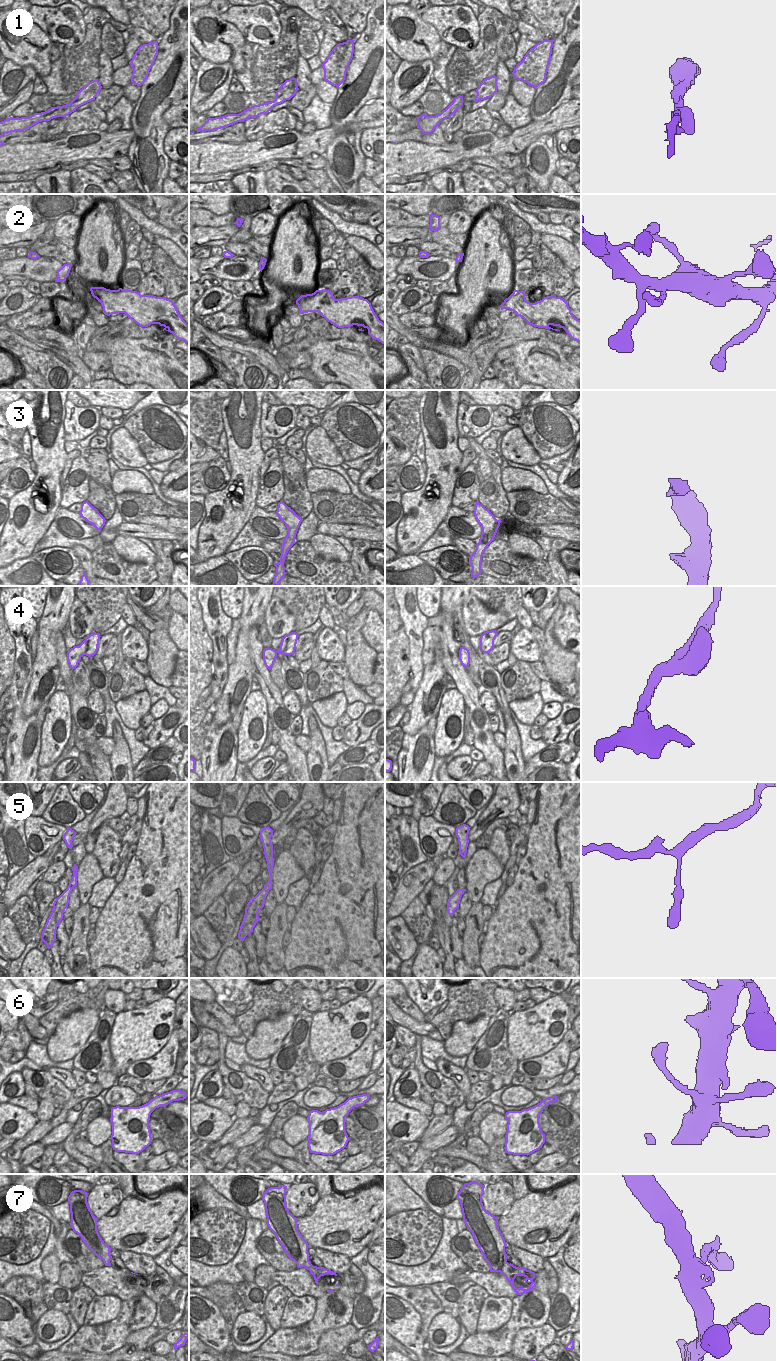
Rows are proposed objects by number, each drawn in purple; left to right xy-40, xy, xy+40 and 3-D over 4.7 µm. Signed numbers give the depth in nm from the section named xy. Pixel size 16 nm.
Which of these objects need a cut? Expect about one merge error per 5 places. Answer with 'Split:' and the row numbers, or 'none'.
Split: 1

